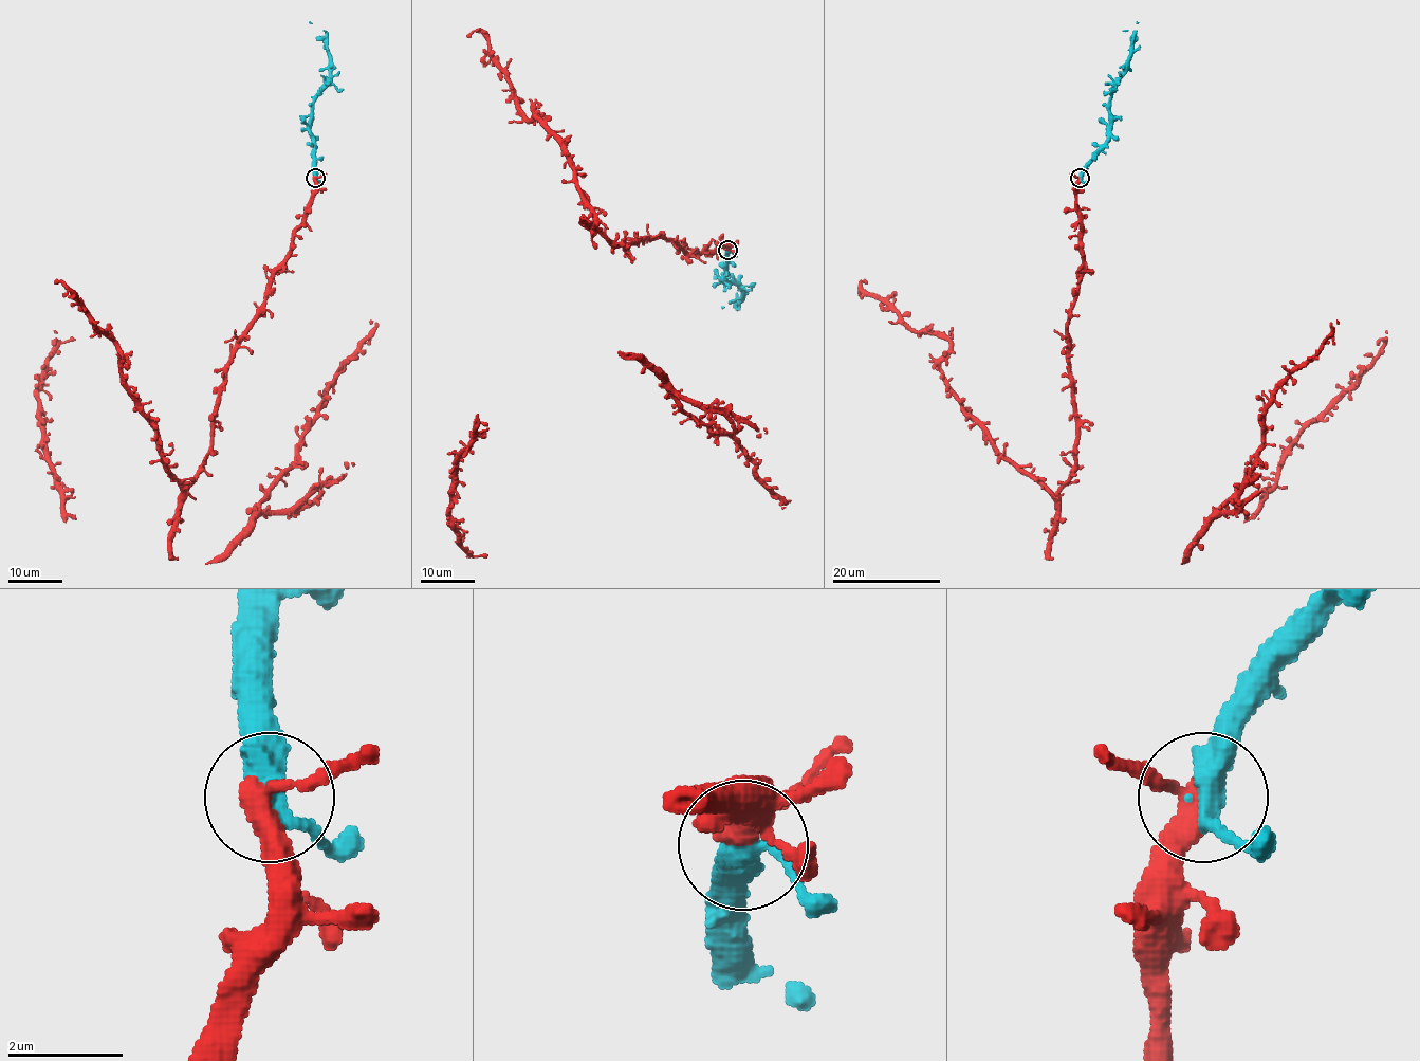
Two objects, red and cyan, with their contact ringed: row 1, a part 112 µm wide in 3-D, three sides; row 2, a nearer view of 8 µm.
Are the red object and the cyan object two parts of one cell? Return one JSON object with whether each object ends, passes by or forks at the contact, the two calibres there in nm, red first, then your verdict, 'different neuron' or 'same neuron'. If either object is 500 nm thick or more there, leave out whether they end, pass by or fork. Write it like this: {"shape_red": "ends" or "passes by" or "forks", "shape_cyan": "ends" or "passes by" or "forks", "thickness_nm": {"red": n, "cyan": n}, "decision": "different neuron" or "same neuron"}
{"shape_red": "passes by", "shape_cyan": "passes by", "thickness_nm": {"red": 360, "cyan": 440}, "decision": "same neuron"}

